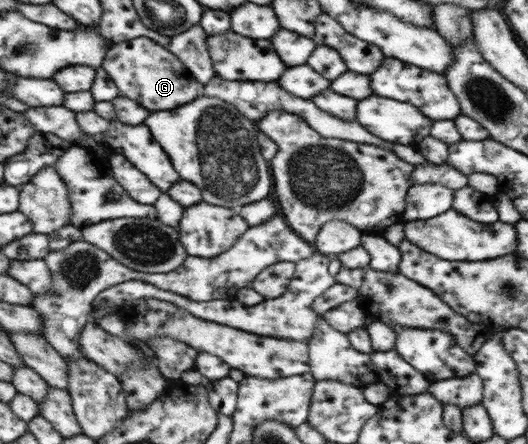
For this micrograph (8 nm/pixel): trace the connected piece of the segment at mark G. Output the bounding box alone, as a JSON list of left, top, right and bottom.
[101,37,198,112]

